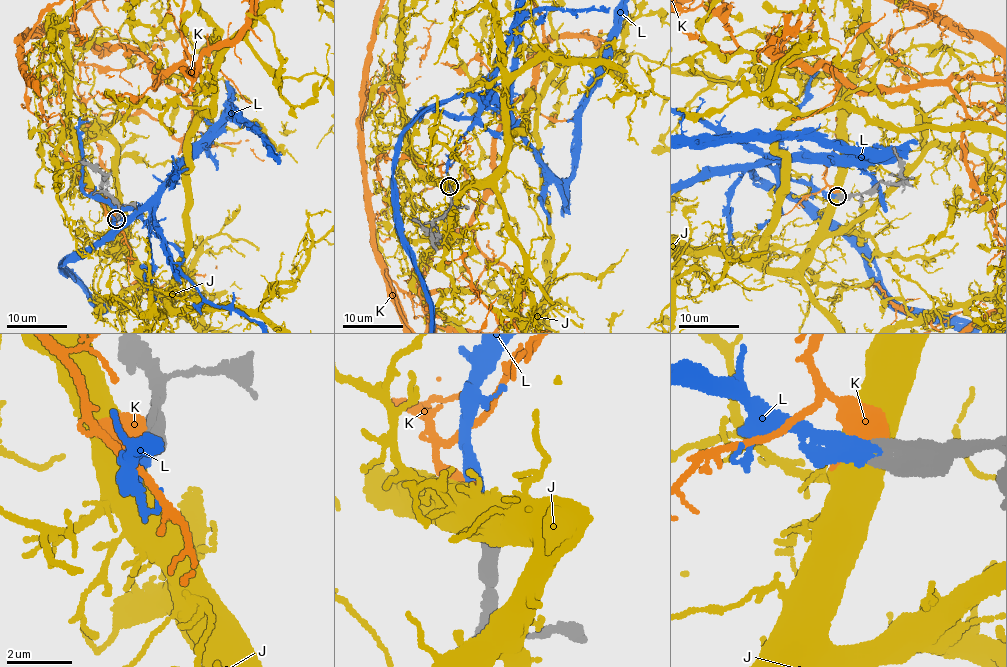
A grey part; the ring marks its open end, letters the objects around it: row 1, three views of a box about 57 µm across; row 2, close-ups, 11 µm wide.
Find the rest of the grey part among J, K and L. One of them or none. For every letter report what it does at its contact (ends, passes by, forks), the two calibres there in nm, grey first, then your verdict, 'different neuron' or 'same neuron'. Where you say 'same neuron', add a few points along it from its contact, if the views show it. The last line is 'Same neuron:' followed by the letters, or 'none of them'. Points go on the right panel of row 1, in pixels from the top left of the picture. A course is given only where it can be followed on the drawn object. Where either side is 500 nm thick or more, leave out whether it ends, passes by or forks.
J: 440 nm thick on the grey side, 750 nm on the other; different neuron
K: it passes by; 440 nm thick on the grey side, 440 nm on the other; different neuron
L: 500 nm thick on the grey side, 320 nm on the other; same neuron; it runs (838, 194), (753, 165), (757, 177), (833, 223), (901, 304), (950, 313)
Same neuron: L

